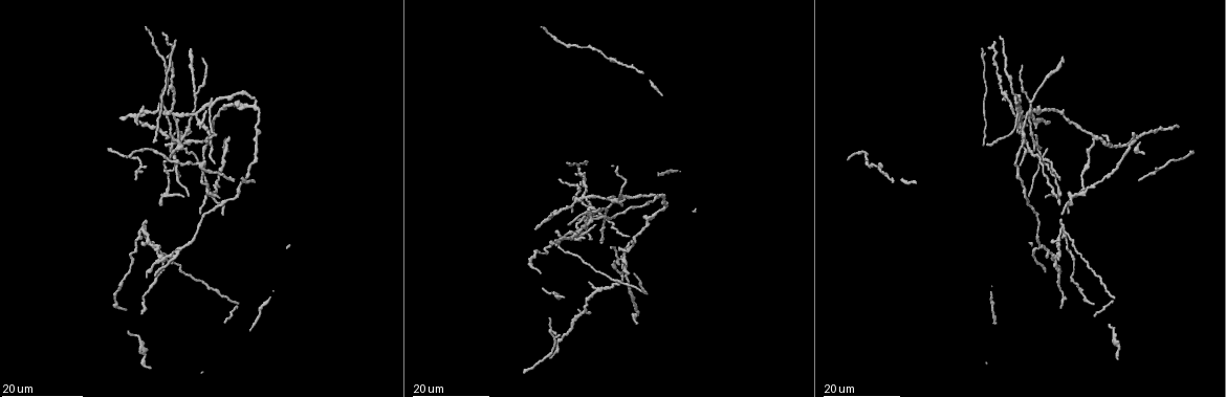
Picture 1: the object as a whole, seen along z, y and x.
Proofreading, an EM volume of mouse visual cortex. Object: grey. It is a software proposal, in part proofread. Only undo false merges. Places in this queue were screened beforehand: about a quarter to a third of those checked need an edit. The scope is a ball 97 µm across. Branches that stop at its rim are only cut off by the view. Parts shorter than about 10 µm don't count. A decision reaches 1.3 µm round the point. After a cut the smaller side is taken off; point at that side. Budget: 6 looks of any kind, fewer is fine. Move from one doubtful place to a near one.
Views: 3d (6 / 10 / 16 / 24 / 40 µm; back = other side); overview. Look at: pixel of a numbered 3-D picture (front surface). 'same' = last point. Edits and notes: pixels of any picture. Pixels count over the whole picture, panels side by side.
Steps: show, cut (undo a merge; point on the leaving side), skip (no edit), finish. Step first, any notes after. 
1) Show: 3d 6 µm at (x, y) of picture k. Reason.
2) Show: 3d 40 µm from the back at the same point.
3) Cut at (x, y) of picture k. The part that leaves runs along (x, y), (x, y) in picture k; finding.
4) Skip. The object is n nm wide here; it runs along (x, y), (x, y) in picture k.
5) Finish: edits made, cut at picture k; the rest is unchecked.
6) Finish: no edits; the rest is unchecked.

Show: 3d 16 µm at (1096, 137) of picture 1. Arms run side by side.

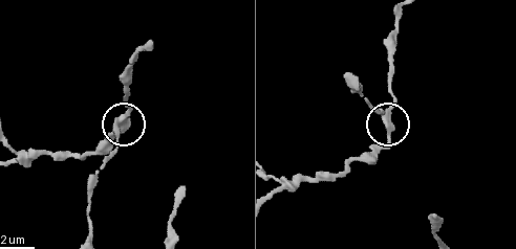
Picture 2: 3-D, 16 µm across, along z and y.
Show: 3d 6 µm at (122, 121) of picture 2.

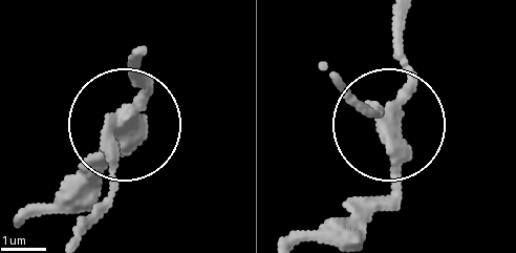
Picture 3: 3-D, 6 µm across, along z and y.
Cut at (111, 199) of picture 3. 4 arms meet here; the part that leaves runs along (109, 139), (109, 203), (86, 236) in picture 3; a second neuron is stuck on.

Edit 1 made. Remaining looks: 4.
Show: 3d 16 µm at (211, 109) of picture 1.

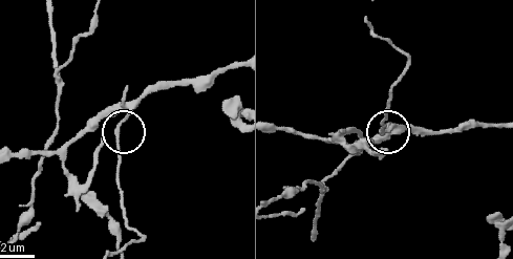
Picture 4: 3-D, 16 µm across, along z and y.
Show: 3d 6 µm at (120, 122) of picture 4.

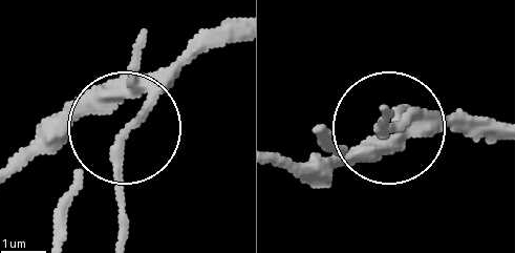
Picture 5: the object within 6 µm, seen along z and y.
Skip. One neuron here.

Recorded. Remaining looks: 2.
Finish: edits made, cut at picture 3; the rest is unchecked.

